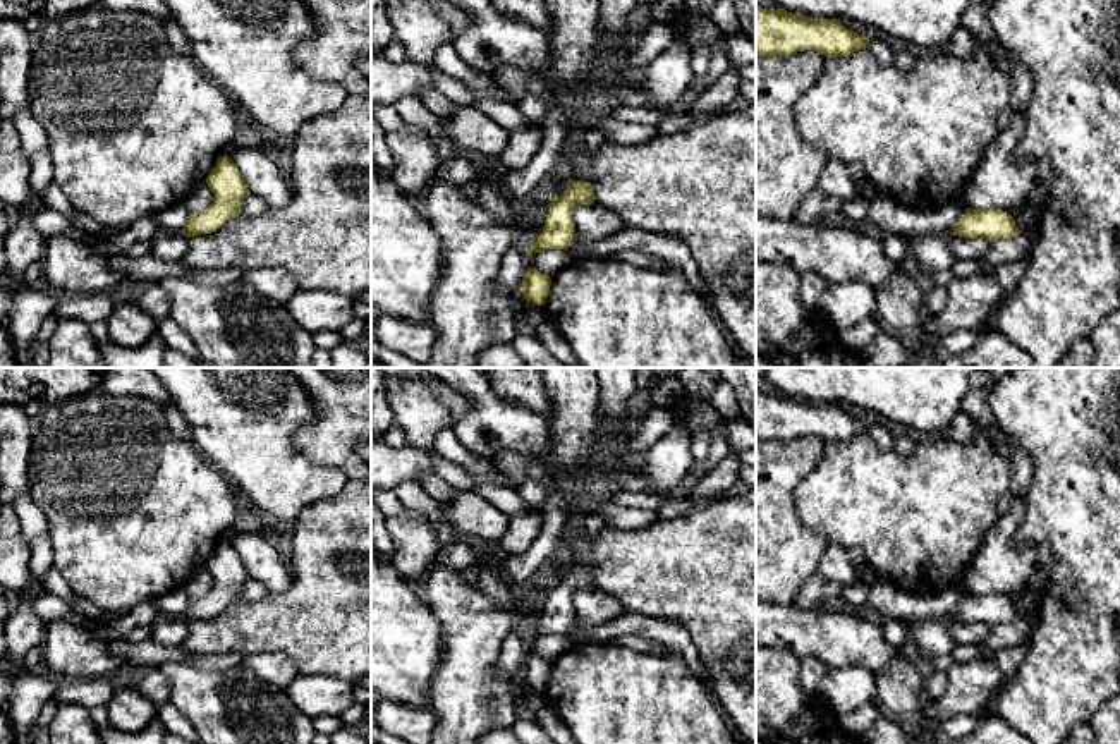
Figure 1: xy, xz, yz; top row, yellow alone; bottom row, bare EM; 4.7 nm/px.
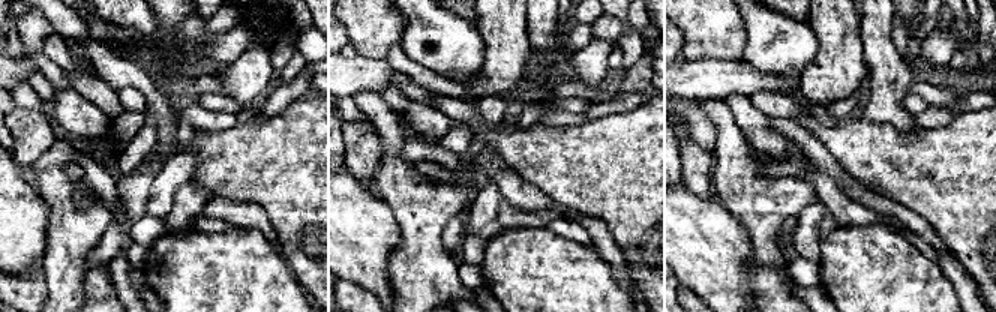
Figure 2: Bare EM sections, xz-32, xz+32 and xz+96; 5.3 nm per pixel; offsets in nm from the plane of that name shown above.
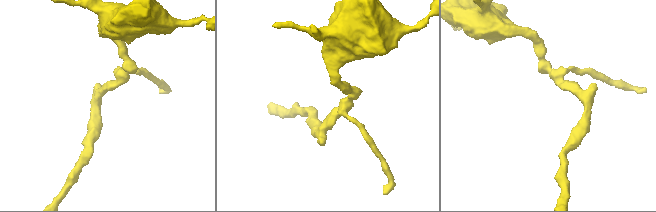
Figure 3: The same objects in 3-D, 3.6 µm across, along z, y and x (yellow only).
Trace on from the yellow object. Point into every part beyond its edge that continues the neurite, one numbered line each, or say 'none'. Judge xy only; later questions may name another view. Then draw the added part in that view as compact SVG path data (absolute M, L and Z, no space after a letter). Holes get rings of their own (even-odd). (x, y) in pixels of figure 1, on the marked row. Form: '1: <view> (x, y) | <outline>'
none

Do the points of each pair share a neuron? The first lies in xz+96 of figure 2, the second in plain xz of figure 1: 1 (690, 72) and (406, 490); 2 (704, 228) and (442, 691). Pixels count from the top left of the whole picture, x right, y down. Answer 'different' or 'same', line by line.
1: different
2: different

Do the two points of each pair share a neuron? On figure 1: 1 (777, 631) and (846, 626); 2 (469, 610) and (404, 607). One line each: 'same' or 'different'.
1: same
2: different

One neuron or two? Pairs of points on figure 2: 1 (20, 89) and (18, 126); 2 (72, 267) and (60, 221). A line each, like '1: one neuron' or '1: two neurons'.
1: two neurons
2: one neuron

